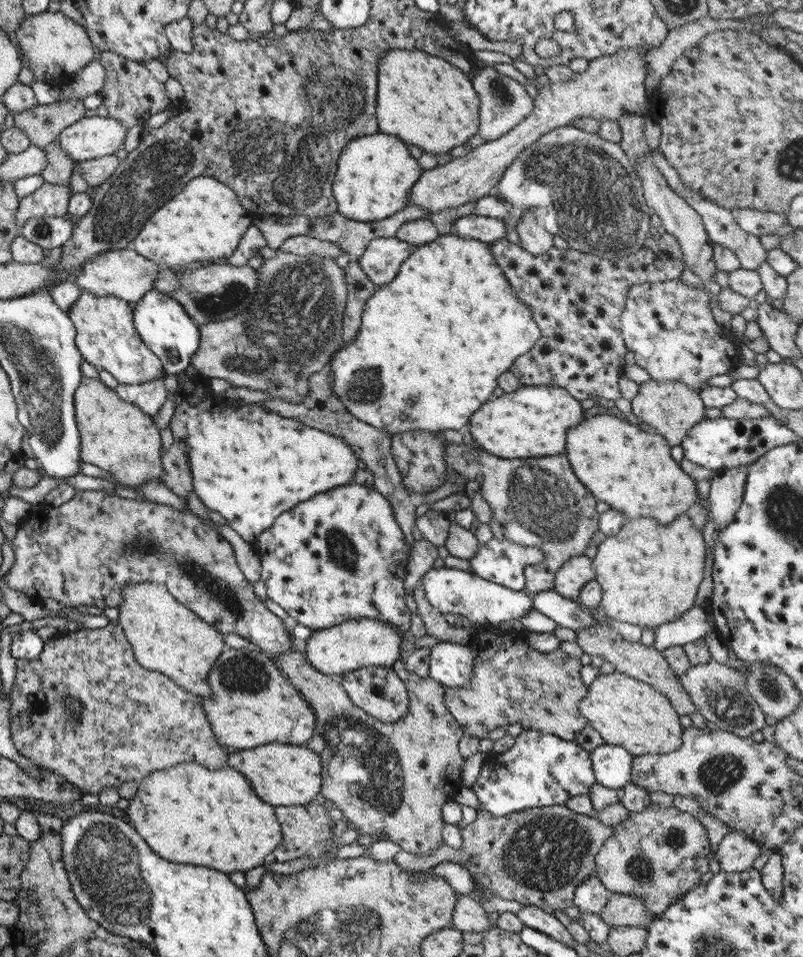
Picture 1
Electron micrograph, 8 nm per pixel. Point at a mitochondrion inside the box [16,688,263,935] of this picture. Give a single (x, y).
(108, 866)

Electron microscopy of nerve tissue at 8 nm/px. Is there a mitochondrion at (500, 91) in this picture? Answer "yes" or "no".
yes

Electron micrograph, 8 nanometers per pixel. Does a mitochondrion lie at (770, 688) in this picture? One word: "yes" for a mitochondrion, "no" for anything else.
yes

